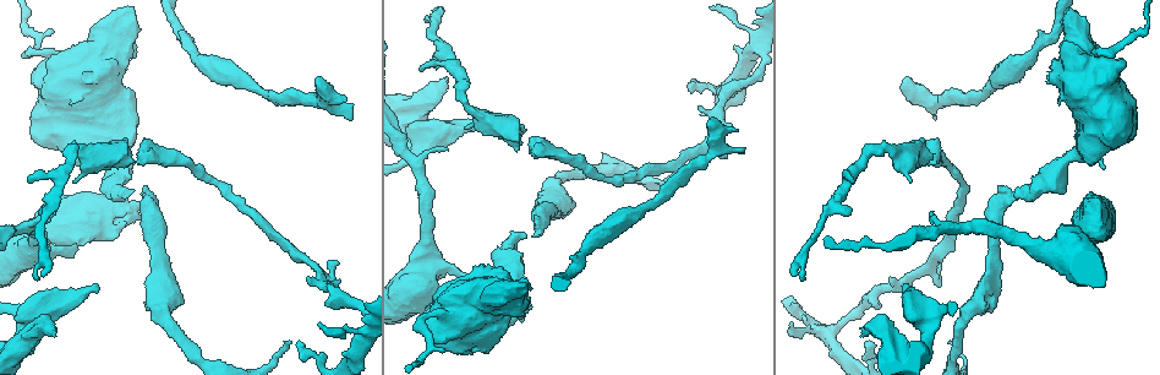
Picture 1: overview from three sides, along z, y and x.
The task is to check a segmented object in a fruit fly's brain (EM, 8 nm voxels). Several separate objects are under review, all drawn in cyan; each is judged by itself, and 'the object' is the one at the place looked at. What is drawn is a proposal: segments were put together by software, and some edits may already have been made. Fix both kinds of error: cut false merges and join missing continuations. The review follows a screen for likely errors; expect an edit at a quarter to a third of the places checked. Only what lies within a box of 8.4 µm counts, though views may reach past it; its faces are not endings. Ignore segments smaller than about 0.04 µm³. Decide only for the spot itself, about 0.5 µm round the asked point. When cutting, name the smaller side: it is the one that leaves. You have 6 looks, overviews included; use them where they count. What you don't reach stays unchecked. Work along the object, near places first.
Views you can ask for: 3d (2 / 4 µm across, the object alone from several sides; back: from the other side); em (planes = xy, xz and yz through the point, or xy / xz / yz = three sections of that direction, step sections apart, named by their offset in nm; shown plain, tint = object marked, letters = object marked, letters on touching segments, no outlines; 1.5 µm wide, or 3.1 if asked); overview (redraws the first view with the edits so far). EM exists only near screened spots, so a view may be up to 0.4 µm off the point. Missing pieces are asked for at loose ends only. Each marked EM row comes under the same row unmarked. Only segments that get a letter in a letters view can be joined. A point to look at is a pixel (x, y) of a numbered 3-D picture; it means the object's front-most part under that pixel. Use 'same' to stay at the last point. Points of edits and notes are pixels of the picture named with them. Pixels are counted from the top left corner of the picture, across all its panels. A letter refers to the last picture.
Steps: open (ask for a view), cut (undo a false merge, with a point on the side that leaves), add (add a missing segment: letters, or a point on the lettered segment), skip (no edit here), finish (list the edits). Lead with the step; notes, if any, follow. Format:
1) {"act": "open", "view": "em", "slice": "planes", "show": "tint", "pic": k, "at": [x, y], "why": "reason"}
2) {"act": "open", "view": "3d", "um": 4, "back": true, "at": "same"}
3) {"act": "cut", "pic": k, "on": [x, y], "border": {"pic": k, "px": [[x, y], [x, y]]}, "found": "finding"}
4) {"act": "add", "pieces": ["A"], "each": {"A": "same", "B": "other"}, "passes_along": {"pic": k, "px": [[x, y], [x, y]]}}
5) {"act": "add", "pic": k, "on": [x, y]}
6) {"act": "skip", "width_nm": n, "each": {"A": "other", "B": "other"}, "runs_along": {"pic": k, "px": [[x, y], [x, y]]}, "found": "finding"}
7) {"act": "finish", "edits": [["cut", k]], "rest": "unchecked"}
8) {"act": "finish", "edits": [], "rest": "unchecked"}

{"act": "open", "view": "em", "slice": "xz", "step": 8, "show": "letters", "pic": 1, "at": [743, 152], "why": "branch stops here"}

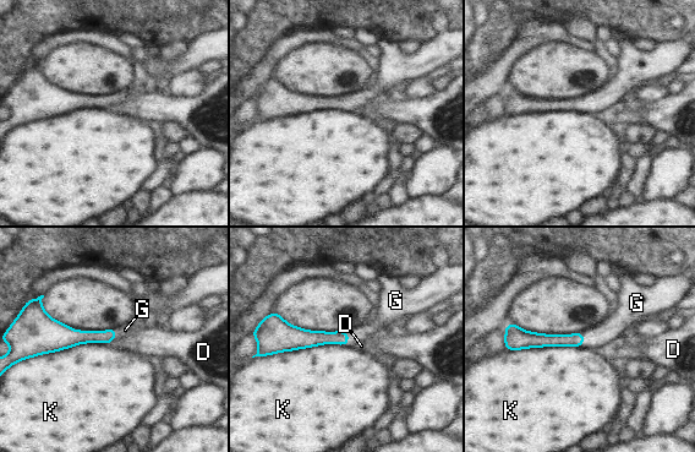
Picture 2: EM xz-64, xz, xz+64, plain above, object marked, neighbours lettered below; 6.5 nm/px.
{"act": "add", "pieces": ["G"], "each": {"D": "other", "G": "same", "K": "other"}, "found": "it goes on there"}

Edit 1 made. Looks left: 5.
{"act": "open", "view": "em", "slice": "planes", "show": "letters", "pic": 1, "at": [98, 290], "why": "branch stops here"}

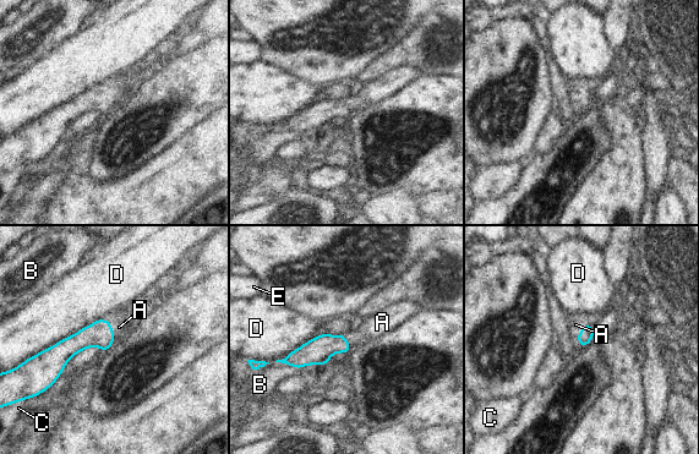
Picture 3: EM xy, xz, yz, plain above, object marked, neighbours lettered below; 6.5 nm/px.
{"act": "add", "pieces": ["A"], "longest_contact_nm": ["D", 550], "each": {"A": "same", "B": "other", "C": "other", "D": "other", "E": "other"}, "passes_along": {"pic": 3, "px": [[586, 333], [578, 334], [575, 324]]}, "found": "it goes on there"}

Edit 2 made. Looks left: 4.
{"act": "open", "view": "overview"}

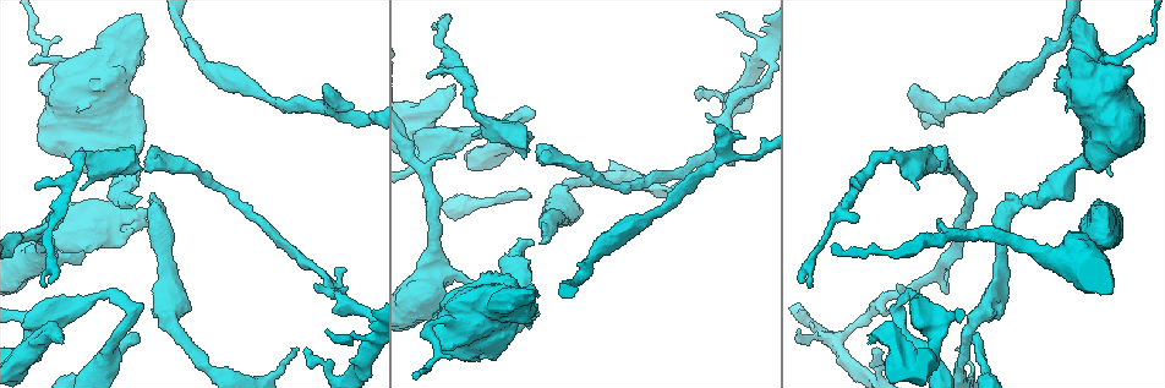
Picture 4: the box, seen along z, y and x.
{"act": "open", "view": "em", "slice": "planes", "show": "letters", "pic": 4, "at": [61, 219], "why": "an open end"}

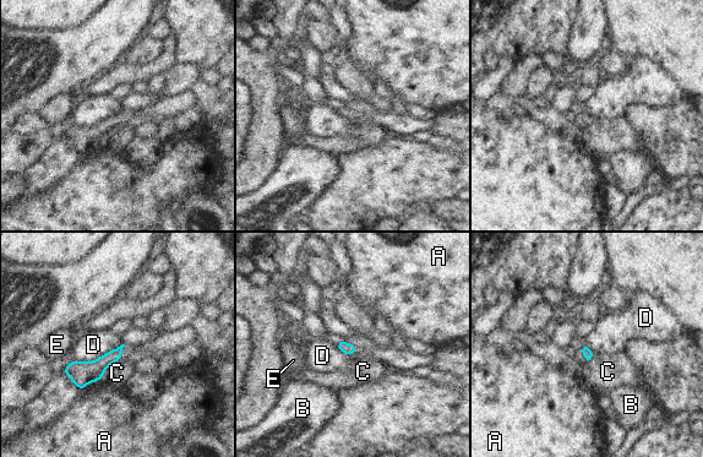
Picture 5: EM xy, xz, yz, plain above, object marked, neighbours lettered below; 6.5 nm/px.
{"act": "skip", "each": {"A": "other", "B": "other", "C": "other", "D": "other", "E": "other"}, "border": {"pic": 5, "px": [[121, 344], [93, 360], [74, 360]]}, "found": "none of them fits"}

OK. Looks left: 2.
{"act": "finish", "edits": [["add", 2], ["add", 3]], "rest": "unchecked"}

